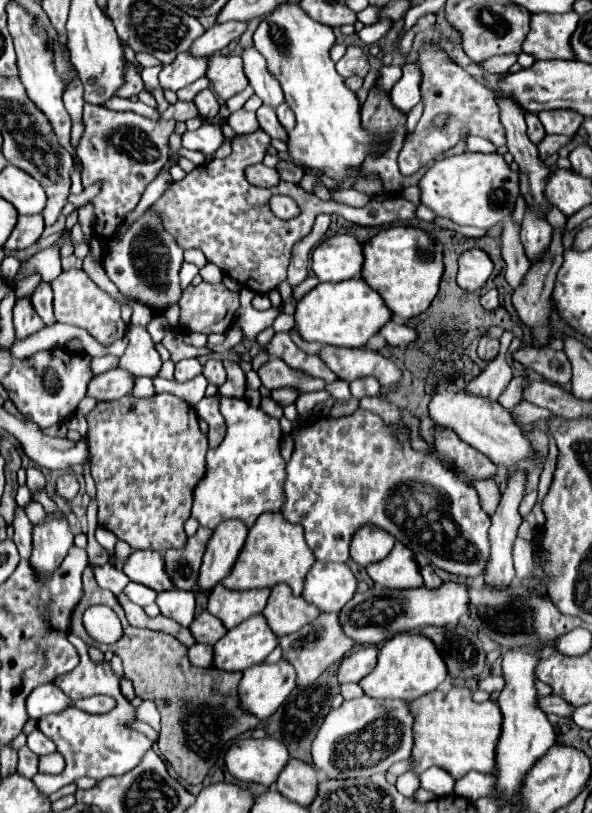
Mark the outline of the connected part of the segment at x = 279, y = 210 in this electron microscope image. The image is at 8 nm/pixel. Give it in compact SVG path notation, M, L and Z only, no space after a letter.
M273 196L269 204L271 204L273 214L277 214L281 220L291 220L293 216L299 214L297 204L291 198L287 198L287 196Z

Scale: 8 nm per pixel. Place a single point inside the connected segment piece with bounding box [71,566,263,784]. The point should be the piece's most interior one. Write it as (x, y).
(200, 713)

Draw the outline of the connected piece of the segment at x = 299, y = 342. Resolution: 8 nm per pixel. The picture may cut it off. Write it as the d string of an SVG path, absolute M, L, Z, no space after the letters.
M295 329L292 331L292 340L298 346L298 348L300 348L307 354L318 355L320 349L322 348L322 345L320 343L305 342L305 340L303 340L301 336L299 336L297 330Z

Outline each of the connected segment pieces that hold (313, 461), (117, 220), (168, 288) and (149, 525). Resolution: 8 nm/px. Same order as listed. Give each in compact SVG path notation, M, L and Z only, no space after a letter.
M359 408L345 418L321 418L293 434L293 438L295 452L287 462L287 480L283 486L285 502L281 512L291 524L301 524L305 528L307 546L319 562L347 562L353 532L361 524L377 524L413 552L421 552L433 562L431 566L465 578L483 574L489 554L487 530L491 522L479 504L475 488L457 482L455 476L427 452L411 450L409 442L401 448L377 414Z
M85 104L83 110L85 134L77 148L83 162L83 186L101 182L99 194L89 200L95 210L95 234L103 240L113 238L129 212L139 204L145 186L169 162L169 136L175 130L175 120L149 120L135 112L111 112L103 106Z
M151 208L145 210L127 228L127 232L119 238L119 242L103 254L103 270L107 272L109 280L119 288L119 292L139 298L155 312L163 312L165 308L169 308L179 300L181 264L183 264L183 248L175 242L175 238L171 238L171 234L167 234L163 218L159 218L159 214L151 214Z
M133 394L117 398L115 402L99 402L89 414L87 414L87 422L89 422L89 432L87 432L87 444L93 456L93 464L91 464L91 476L97 484L97 520L99 526L105 526L107 530L111 530L119 540L125 540L131 548L135 550L169 550L169 548L183 548L187 542L187 534L183 524L187 522L187 518L191 516L191 502L193 502L193 490L199 484L199 480L205 474L205 456L207 456L207 436L201 434L199 430L199 418L193 406L189 406L185 400L173 396L173 394L155 394L151 398L137 398Z

